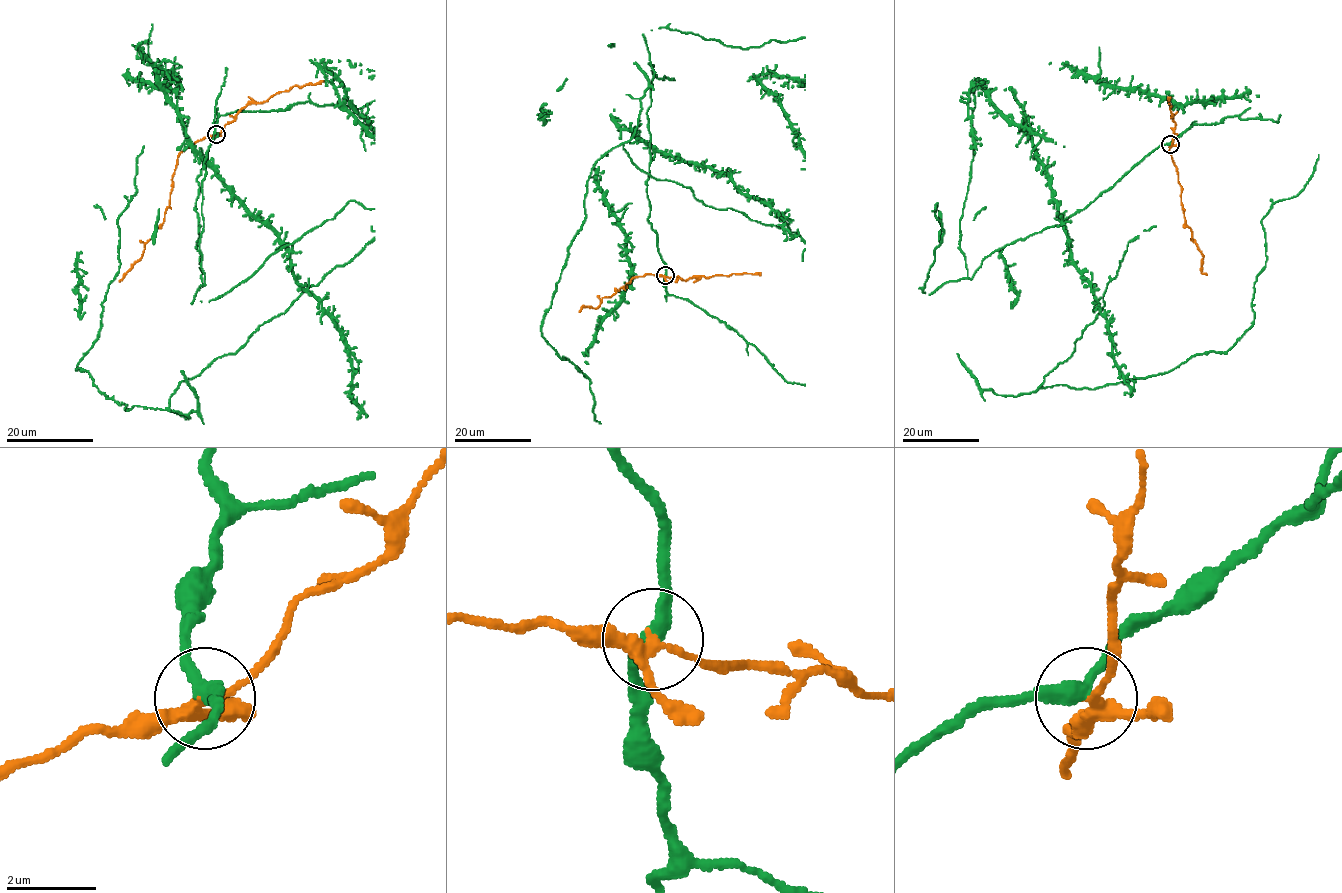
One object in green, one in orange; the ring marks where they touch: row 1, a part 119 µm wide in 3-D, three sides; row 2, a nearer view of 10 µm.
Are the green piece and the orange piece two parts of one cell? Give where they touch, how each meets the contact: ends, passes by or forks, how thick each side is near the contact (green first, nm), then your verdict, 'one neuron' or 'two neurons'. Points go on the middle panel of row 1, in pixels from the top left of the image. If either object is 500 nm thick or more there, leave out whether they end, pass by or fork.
place (665, 275); green passes by; orange forks; calibres 300 and 200 nm; two neurons

